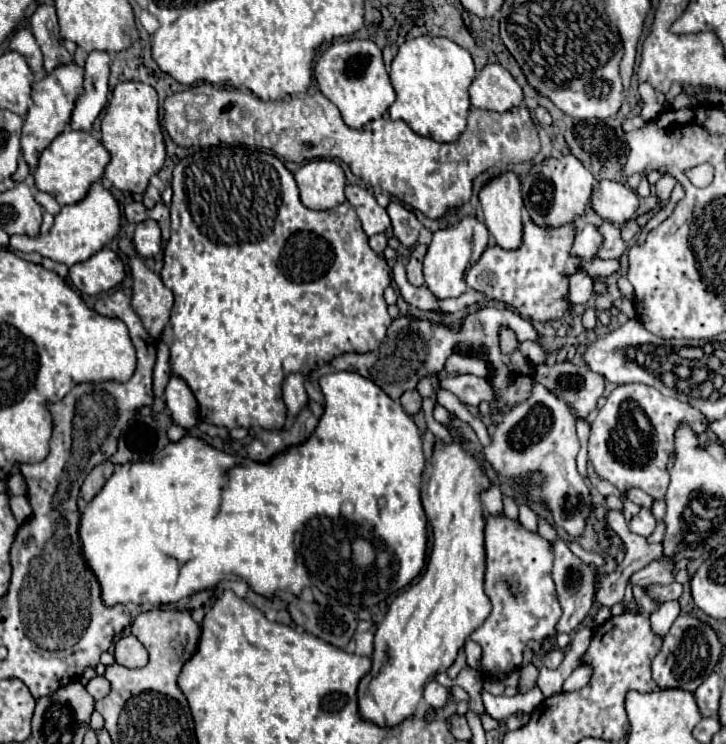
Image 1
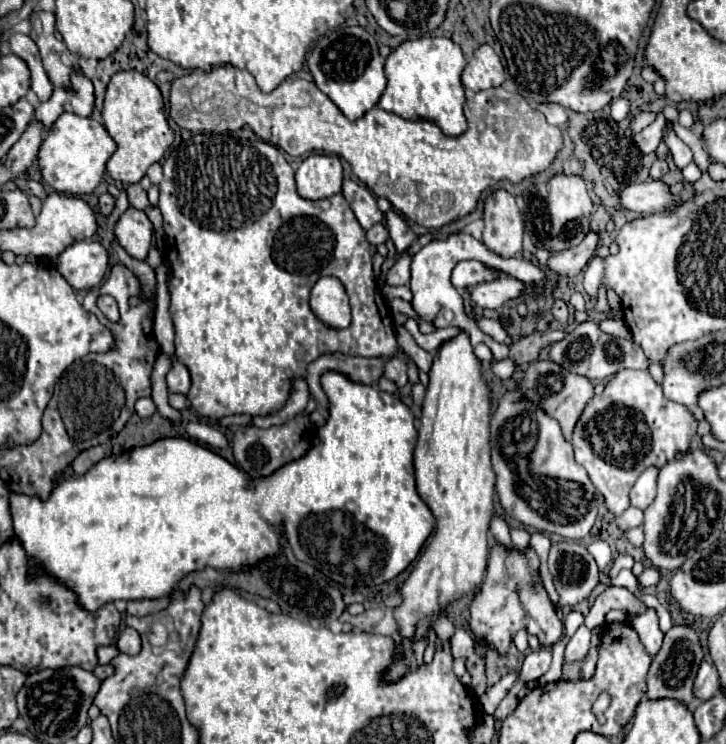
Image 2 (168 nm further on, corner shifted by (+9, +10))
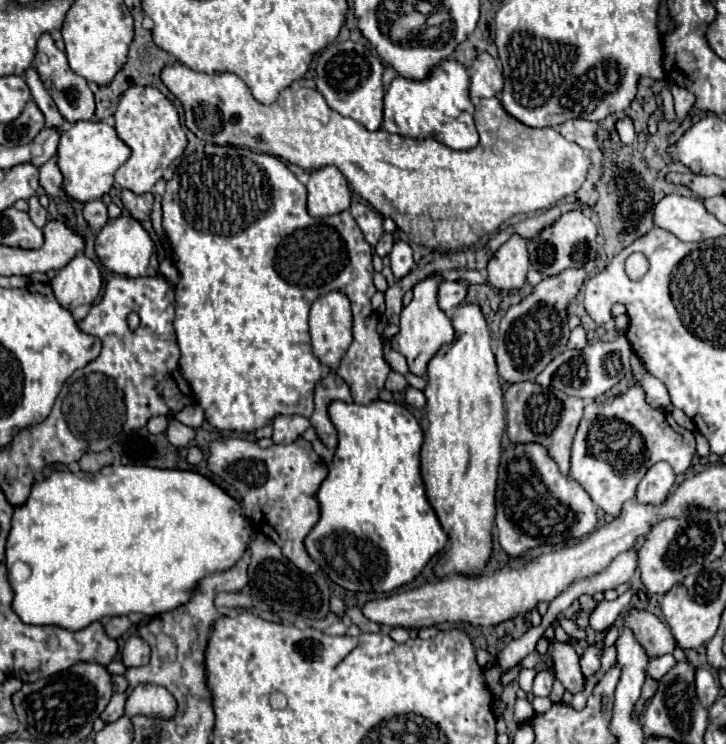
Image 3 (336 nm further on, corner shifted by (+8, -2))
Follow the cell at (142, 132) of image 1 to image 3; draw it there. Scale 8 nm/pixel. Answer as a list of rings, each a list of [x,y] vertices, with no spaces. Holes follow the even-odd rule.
[[[129,86],[115,110],[115,130],[117,136],[131,148],[129,160],[115,172],[115,182],[131,190],[133,194],[149,192],[157,180],[161,180],[167,166],[183,154],[187,146],[187,136],[181,128],[179,114],[175,106],[153,86]]]

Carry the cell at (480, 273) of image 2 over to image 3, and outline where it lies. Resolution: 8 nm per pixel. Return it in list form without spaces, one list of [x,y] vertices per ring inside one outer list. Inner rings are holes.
[[[443,280],[439,284],[439,306],[447,314],[451,314],[451,310],[455,310],[455,306],[465,302],[467,288],[469,288],[469,284],[463,280]]]

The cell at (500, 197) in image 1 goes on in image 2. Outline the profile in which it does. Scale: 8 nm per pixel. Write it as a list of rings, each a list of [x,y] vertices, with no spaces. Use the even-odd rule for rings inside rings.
[[[496,190],[486,198],[484,224],[482,244],[490,252],[502,258],[512,258],[522,252],[524,220],[516,200],[506,190]]]

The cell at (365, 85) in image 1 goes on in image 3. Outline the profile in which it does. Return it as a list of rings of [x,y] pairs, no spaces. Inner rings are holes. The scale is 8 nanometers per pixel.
[[[335,42],[323,50],[315,68],[315,84],[317,90],[325,96],[329,108],[339,112],[341,116],[357,120],[367,130],[381,128],[383,122],[383,96],[385,88],[381,82],[383,74],[381,60],[361,42]]]

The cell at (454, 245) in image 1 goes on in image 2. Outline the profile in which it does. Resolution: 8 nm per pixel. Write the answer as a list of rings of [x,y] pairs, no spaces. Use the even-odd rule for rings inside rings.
[[[452,234],[444,240],[432,240],[430,244],[426,244],[418,254],[414,254],[412,258],[412,280],[410,280],[410,288],[412,288],[412,308],[416,310],[418,314],[418,320],[424,320],[424,322],[430,322],[434,324],[434,328],[462,328],[470,334],[472,338],[472,344],[478,344],[478,342],[484,342],[488,344],[492,350],[494,350],[494,356],[496,358],[506,358],[508,356],[508,348],[506,352],[502,352],[504,346],[496,344],[490,336],[486,336],[484,332],[480,332],[480,328],[476,326],[476,322],[472,322],[464,308],[462,308],[462,296],[456,288],[452,288],[450,284],[450,274],[452,274],[452,268],[460,262],[460,260],[480,260],[482,264],[490,266],[490,268],[496,268],[496,270],[502,270],[506,272],[508,276],[514,276],[522,282],[536,282],[544,276],[544,272],[540,270],[540,266],[532,264],[532,262],[524,262],[522,258],[508,258],[504,260],[502,256],[492,256],[492,252],[488,252],[488,248],[484,248],[484,244],[480,244],[476,238],[472,238],[470,234]]]

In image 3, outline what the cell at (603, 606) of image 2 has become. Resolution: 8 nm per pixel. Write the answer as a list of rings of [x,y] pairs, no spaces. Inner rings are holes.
[[[629,608],[623,614],[623,628],[633,628],[633,636],[647,650],[649,656],[669,654],[675,648],[673,634],[669,628],[651,612],[641,608]]]

